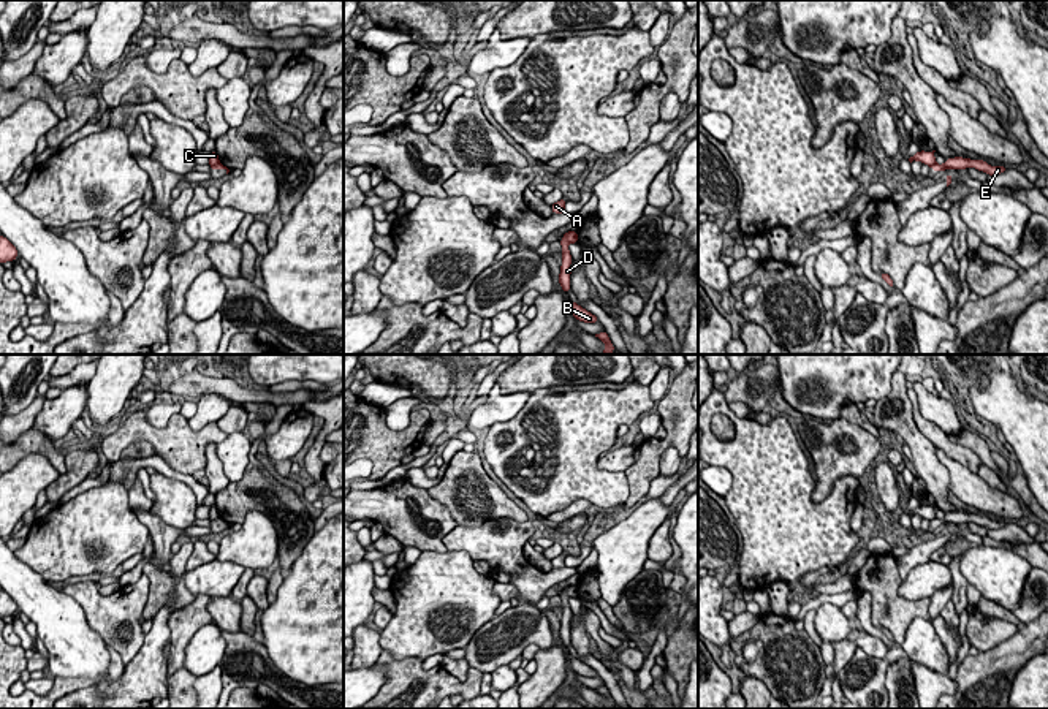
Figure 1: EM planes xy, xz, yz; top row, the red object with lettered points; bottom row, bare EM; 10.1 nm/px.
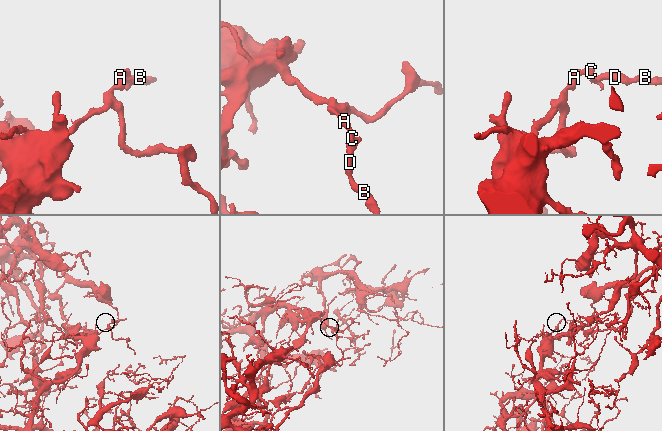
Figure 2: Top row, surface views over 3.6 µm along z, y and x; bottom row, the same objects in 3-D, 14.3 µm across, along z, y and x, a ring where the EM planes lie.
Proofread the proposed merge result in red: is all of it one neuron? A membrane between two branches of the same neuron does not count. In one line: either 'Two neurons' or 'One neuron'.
Two neurons

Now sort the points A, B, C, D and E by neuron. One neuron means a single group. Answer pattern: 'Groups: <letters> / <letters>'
Groups: A C / B D E

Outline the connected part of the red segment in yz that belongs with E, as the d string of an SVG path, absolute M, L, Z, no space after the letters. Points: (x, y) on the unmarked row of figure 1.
M963 511L947 513L944 519L934 518L929 522L934 525L940 525L940 527L944 527L945 524L950 524L950 522L953 522L953 524L975 522L978 525L986 527L988 530L1001 529L1001 527L1007 525L1007 522L1004 519L991 521L982 513L980 514L974 514L974 513L969 514L969 513L963 513Z

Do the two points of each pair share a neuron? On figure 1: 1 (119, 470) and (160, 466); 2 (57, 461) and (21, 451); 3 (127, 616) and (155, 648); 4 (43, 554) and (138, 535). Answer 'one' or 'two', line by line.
1: one
2: one
3: two
4: one

